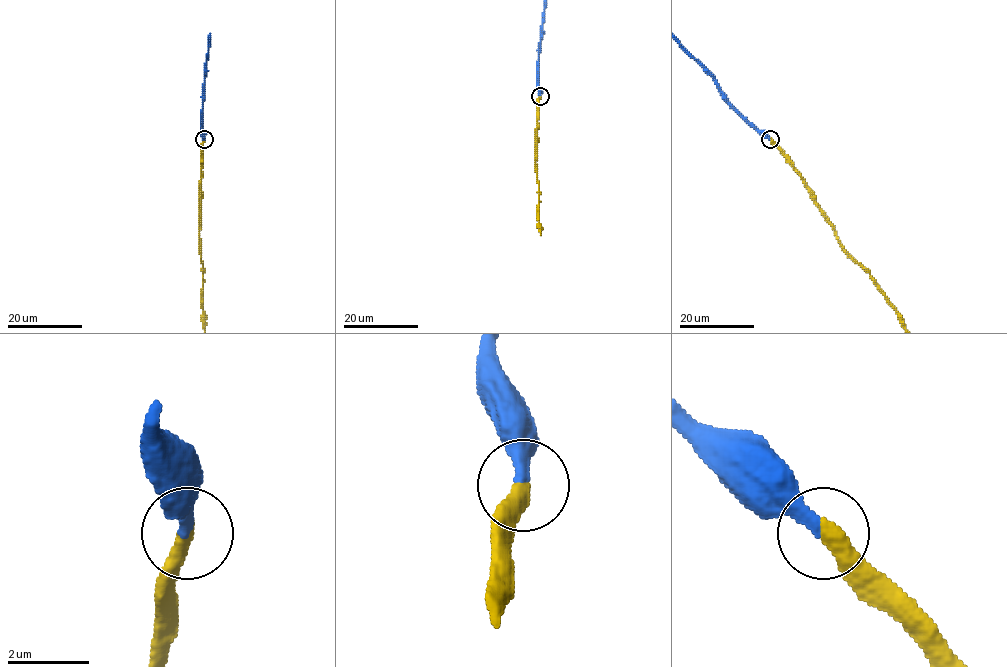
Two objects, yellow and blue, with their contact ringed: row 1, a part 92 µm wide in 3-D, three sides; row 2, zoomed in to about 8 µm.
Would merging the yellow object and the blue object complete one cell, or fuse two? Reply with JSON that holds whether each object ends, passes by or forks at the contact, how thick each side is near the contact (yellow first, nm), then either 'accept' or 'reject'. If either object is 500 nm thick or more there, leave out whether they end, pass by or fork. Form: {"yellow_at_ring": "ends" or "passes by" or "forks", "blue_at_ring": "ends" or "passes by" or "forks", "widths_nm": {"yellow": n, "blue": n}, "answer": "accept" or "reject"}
{"yellow_at_ring": "ends", "blue_at_ring": "ends", "widths_nm": {"yellow": 440, "blue": 360}, "answer": "accept"}

